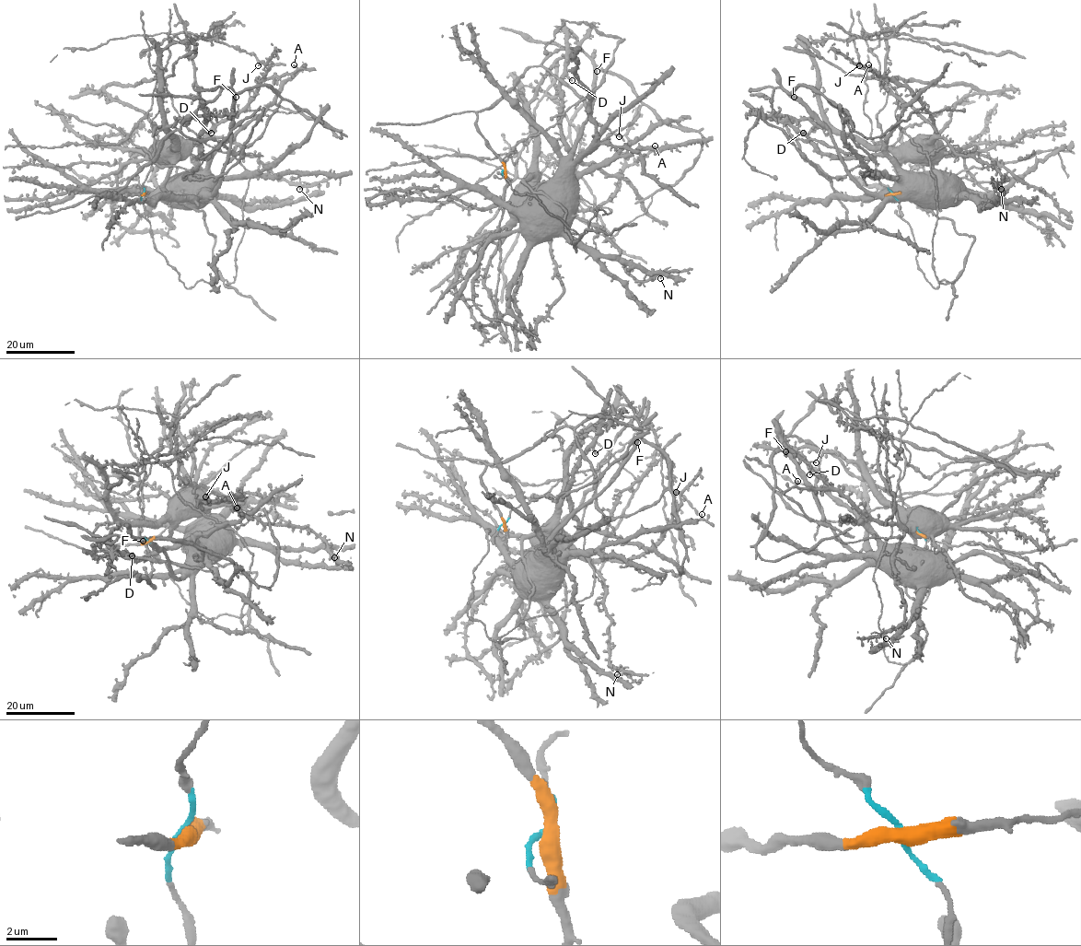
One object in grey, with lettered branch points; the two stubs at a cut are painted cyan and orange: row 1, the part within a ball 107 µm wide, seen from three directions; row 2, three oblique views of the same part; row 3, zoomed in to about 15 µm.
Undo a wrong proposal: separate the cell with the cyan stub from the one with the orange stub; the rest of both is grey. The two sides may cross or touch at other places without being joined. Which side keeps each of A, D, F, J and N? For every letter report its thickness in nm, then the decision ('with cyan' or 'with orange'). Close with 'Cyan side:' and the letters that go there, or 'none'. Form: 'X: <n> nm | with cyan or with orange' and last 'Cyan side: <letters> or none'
A: 260 nm | with cyan
D: 280 nm | with orange
F: 600 nm | with orange
J: 160 nm | with cyan
N: 170 nm | with cyan
Cyan side: A, J, N

